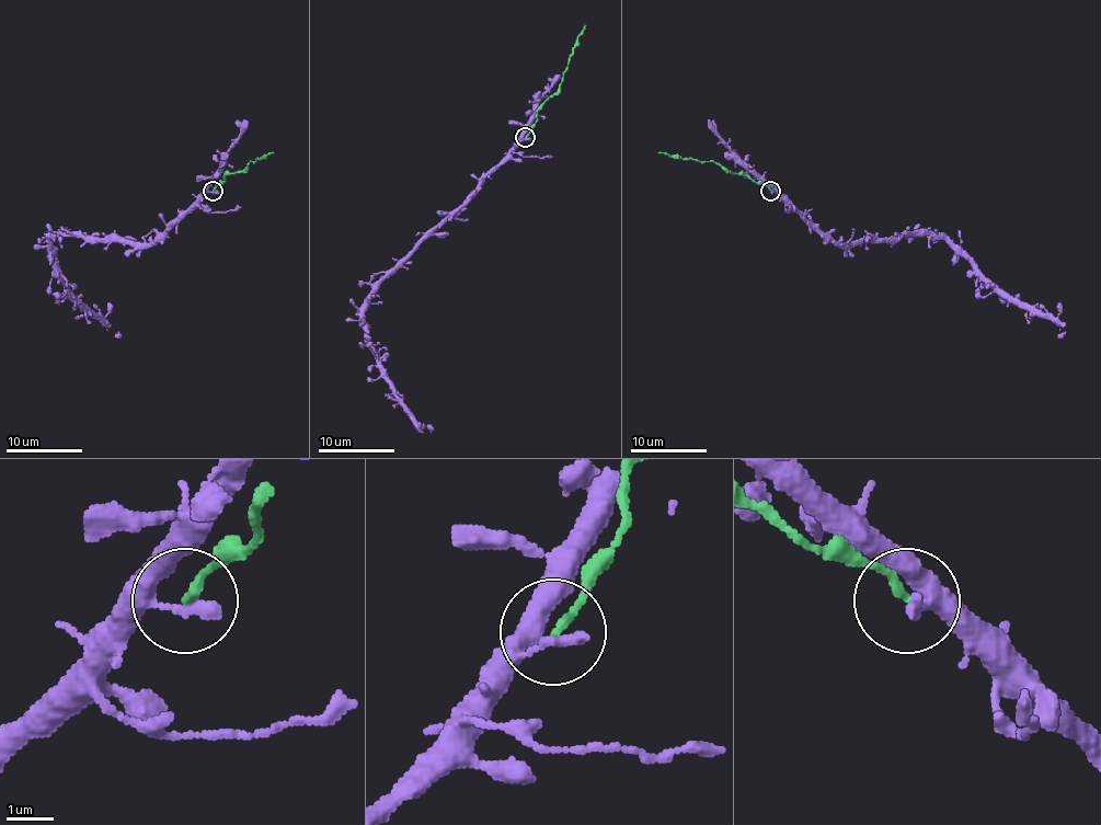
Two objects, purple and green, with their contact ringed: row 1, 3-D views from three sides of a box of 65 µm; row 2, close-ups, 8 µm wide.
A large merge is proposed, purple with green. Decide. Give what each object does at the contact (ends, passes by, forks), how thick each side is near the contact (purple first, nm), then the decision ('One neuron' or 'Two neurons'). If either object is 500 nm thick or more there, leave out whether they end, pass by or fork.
At the ring purple ends. At the ring green ends. Thickness 280 nm (purple) against 180 nm. Two neurons

